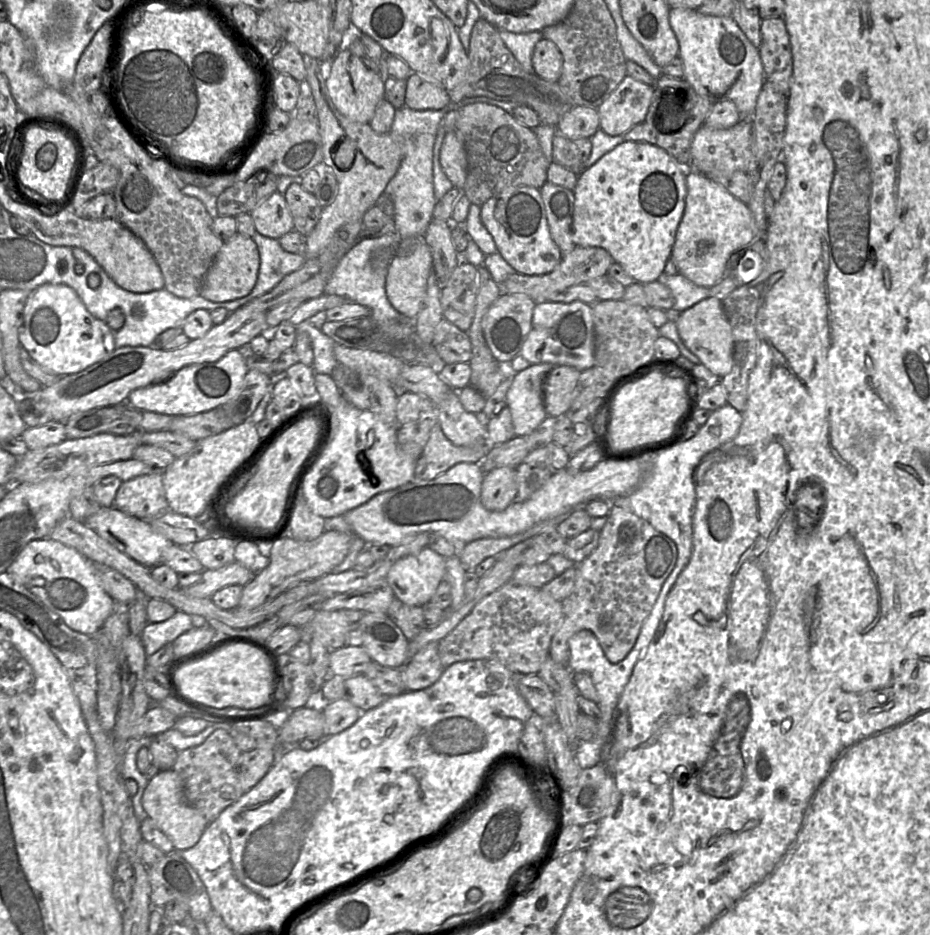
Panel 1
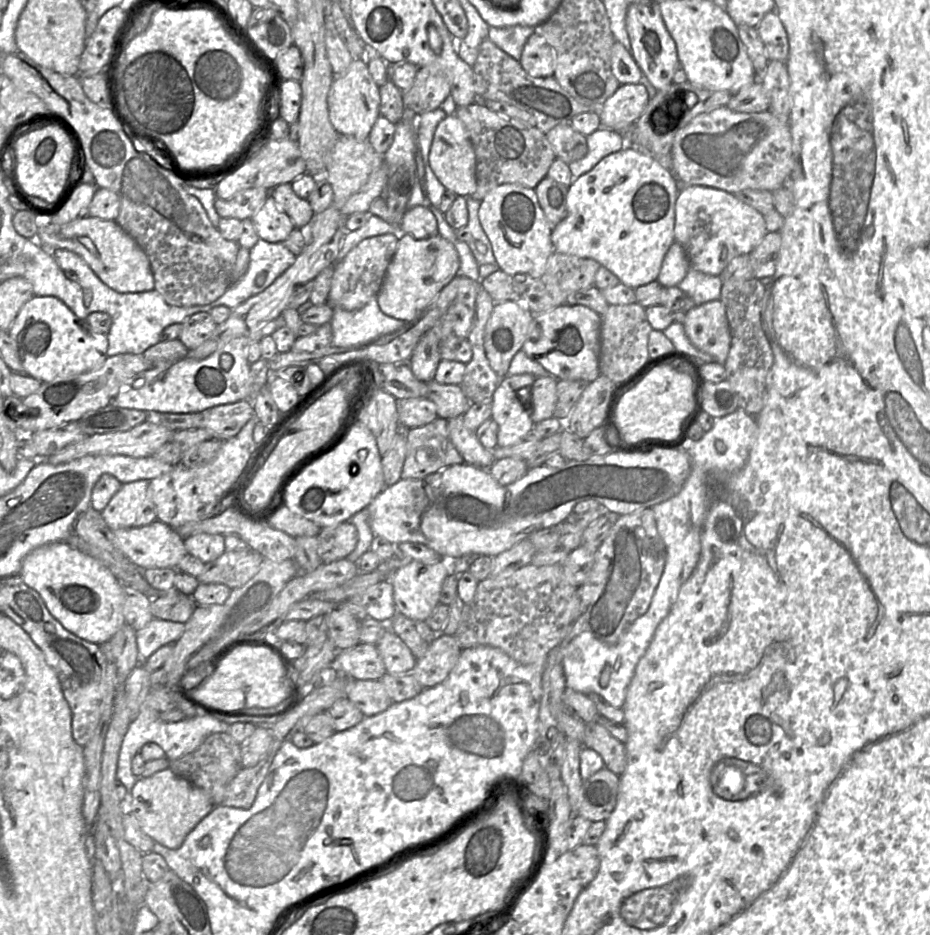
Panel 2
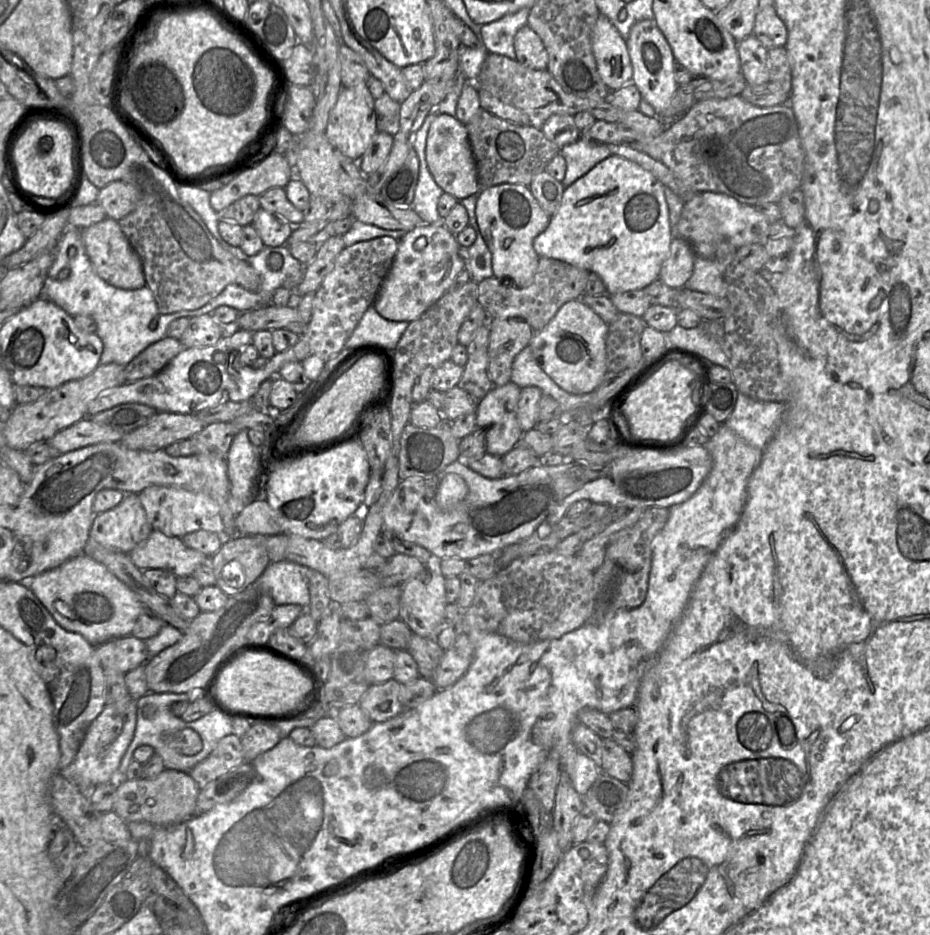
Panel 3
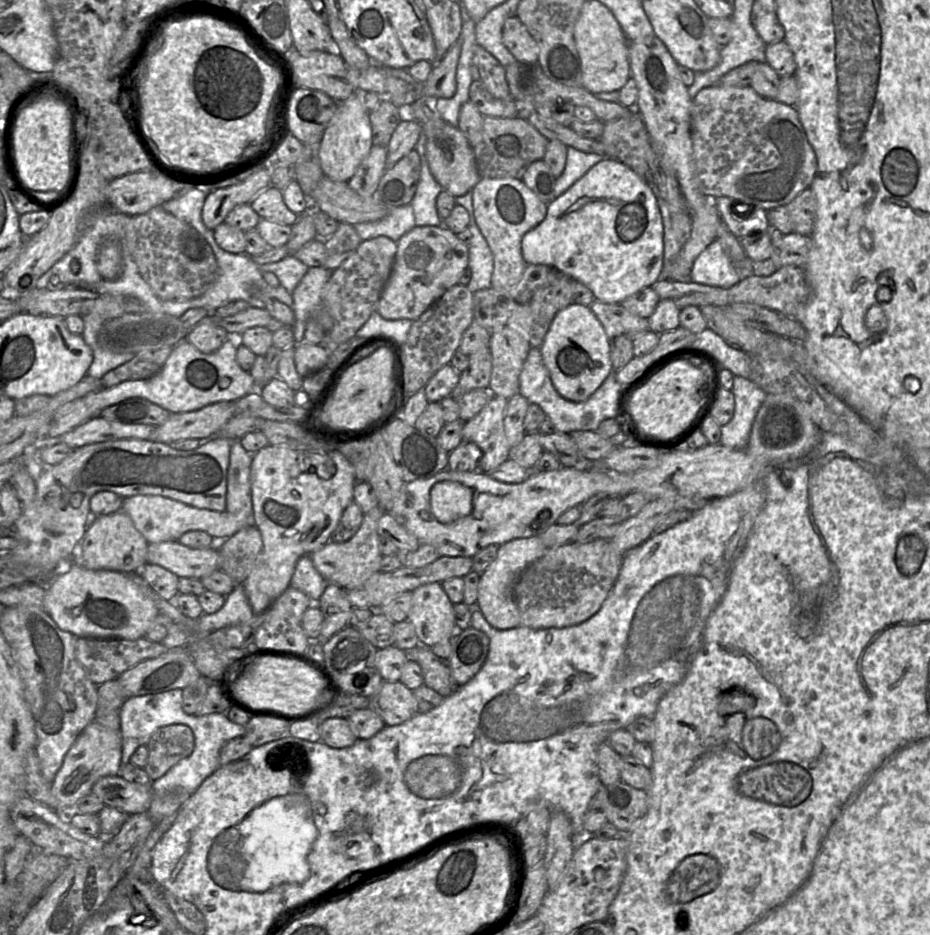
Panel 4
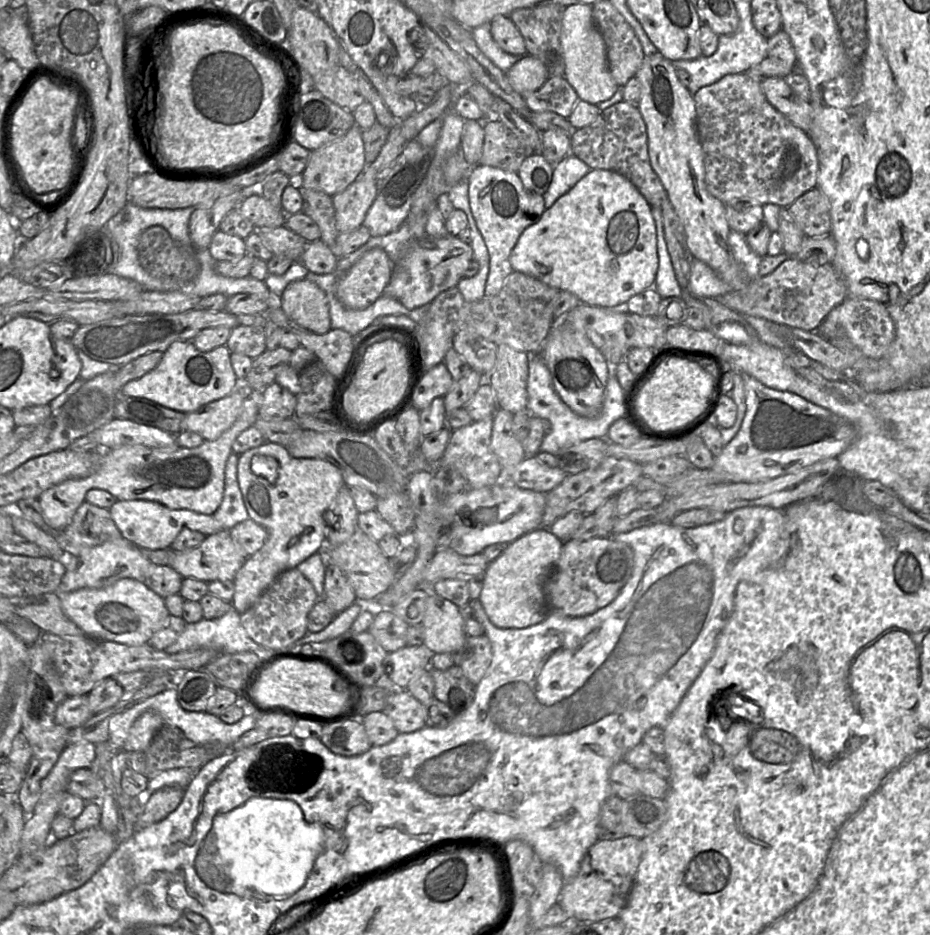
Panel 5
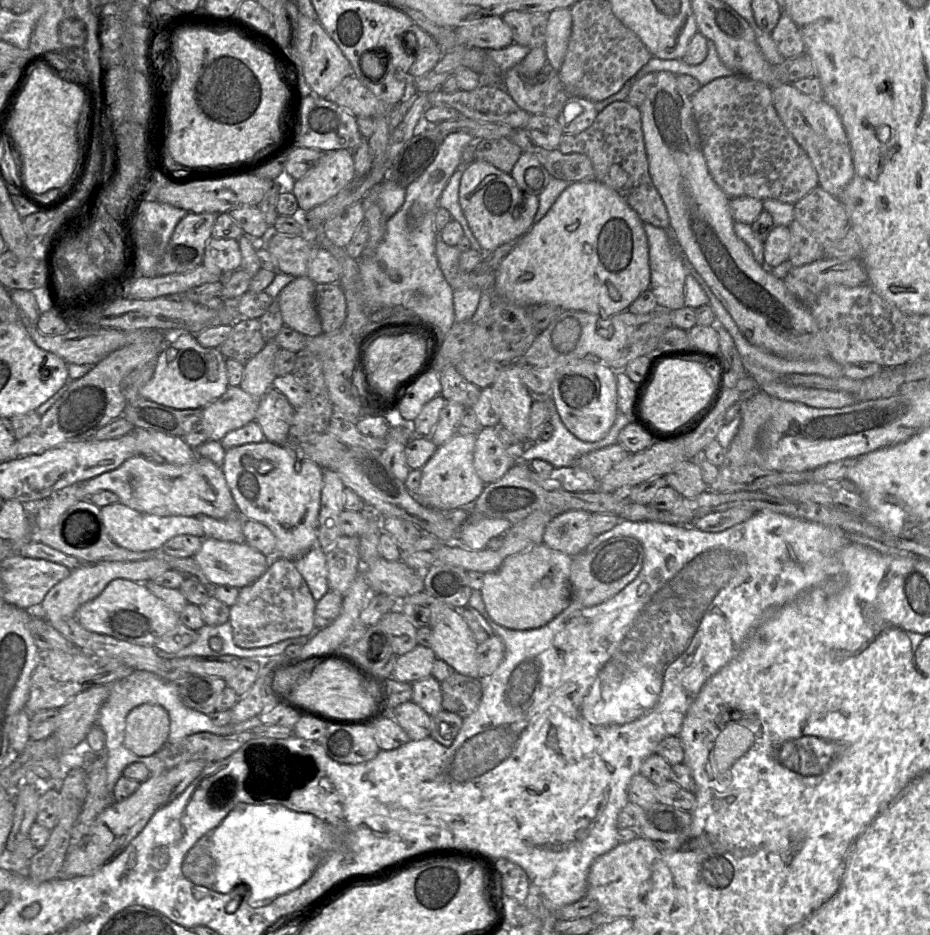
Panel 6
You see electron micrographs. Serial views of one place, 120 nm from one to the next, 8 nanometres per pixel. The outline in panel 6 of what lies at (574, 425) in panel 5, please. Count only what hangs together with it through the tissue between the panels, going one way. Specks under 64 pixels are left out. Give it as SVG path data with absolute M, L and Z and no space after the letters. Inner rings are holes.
M553 403L550 423L554 431L547 441L527 445L521 460L530 463L534 459L549 462L554 468L573 466L580 456L617 443L620 431L629 424L629 418L618 411L615 422L608 434L596 442L584 442L575 437L563 424Z

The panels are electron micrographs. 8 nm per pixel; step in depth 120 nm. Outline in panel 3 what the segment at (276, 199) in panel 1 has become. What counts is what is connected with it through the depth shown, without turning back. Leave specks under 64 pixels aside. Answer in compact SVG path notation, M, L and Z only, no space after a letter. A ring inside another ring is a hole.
M259 208L252 225L257 230L265 246L277 247L286 245L294 227L275 214Z

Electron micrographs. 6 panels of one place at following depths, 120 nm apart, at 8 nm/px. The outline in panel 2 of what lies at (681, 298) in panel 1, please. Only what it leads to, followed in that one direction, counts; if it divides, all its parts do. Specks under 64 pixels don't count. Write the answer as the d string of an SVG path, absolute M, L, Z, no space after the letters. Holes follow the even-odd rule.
M689 268L677 288L687 294L695 306L720 299L722 281L719 276L711 276Z

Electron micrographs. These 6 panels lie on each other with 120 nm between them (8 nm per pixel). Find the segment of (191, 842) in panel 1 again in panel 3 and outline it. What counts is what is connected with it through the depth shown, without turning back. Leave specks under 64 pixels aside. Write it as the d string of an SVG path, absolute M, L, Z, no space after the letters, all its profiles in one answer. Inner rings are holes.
M164 769L152 779L125 780L116 789L113 812L126 822L147 821L171 825L186 821L194 815L200 788L188 772Z

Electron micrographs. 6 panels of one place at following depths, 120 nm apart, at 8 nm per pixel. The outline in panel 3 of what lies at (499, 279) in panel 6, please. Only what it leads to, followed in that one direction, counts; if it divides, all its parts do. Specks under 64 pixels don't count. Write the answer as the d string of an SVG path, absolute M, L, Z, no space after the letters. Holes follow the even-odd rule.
M610 155L599 162L588 173L577 179L563 192L561 203L556 212L550 217L547 228L533 241L533 248L539 257L551 258L566 262L570 265L597 274L604 283L606 294L611 296L618 293L643 290L659 278L662 263L669 254L673 232L669 222L669 211L665 200L665 187L650 172L644 170L638 164L617 155Z

